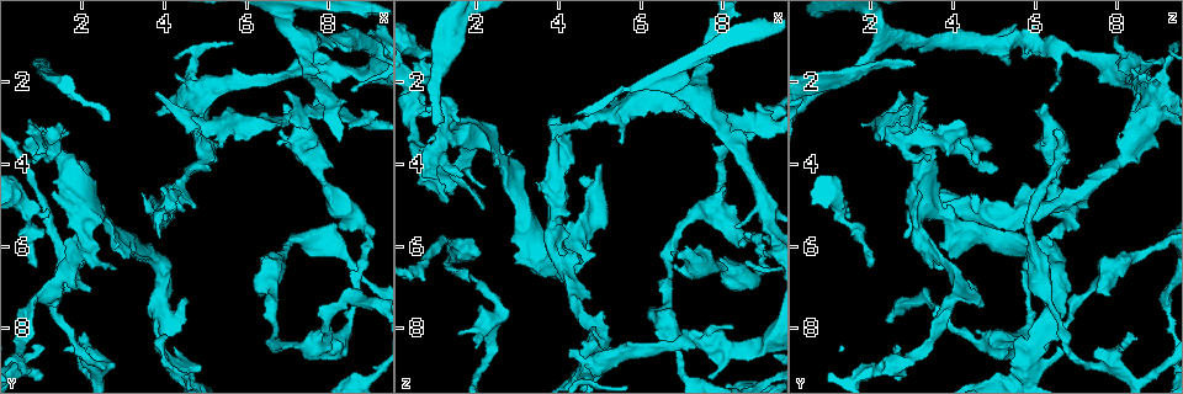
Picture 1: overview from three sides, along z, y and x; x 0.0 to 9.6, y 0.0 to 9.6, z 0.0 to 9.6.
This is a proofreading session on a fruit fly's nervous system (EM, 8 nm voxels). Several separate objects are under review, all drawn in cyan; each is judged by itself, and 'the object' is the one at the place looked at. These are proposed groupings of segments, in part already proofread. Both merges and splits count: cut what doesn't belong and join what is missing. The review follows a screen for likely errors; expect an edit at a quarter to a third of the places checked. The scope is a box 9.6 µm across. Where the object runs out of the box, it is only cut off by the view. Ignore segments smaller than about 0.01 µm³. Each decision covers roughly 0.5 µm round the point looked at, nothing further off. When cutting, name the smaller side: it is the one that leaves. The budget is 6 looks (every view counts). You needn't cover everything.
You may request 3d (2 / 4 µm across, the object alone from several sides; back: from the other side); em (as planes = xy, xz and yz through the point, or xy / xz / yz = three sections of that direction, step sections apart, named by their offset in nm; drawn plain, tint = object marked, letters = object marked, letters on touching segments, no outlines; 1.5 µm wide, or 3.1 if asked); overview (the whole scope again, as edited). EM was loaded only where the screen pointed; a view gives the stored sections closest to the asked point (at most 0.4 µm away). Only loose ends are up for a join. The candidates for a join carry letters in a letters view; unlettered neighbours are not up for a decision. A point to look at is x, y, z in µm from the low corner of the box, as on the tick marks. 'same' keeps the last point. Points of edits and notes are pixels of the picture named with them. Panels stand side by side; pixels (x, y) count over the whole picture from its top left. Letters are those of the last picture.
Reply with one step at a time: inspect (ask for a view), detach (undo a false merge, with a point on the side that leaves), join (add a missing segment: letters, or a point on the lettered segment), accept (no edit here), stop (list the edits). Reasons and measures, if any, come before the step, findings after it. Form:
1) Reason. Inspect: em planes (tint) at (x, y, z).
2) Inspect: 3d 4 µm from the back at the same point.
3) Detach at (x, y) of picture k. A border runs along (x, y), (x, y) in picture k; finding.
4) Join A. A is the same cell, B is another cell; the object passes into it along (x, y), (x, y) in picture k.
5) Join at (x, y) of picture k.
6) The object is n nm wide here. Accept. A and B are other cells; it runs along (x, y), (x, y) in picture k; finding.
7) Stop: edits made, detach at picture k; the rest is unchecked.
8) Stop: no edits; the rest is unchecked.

Sharp bend. Inspect: em planes (plain) at (4.00, 5.15, 6.20).

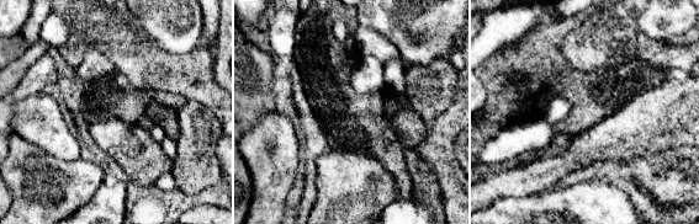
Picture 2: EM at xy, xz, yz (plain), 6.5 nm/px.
Inspect: em planes (tint) at the same point.

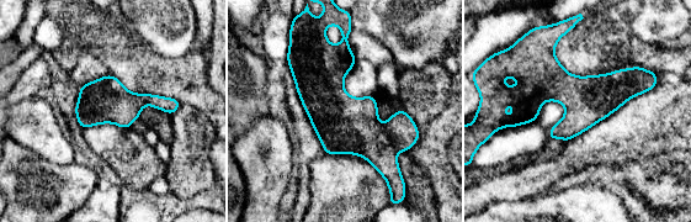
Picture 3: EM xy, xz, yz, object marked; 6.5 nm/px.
See the neighbours. Inspect: em planes (letters) at the same point.

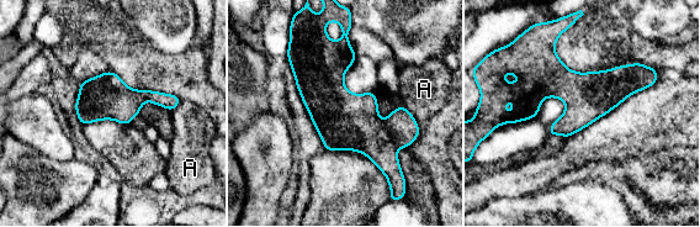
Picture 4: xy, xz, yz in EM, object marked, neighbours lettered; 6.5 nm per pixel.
The longest contact is with A, 180 nm. Accept. A is another cell; a border runs along (402, 104), (418, 125) in picture 4; all the same cell.

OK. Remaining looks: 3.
Side arm on a straight run. Inspect: 3d 4 µm at (4.05, 8.45, 6.05).

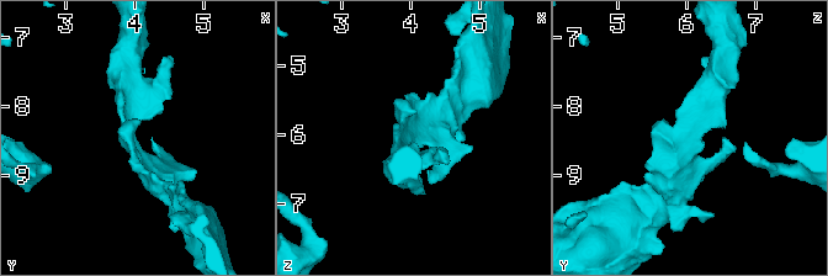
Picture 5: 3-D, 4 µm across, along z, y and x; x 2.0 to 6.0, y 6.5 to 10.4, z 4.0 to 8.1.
Shape alone is not enough. Inspect: em planes (letters) at (4.00, 8.55, 6.05).

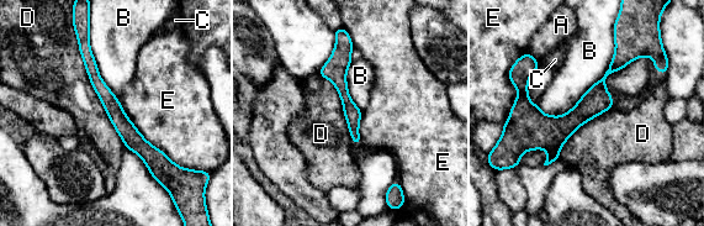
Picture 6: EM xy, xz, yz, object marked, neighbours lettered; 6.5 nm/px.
The object is 110 nm wide here. Accept. A, B, C, D and E are other cells; it runs along (83, 45), (117, 117), (160, 168) in picture 6; all the same cell.

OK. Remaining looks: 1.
Stop: no edits; the rest is unchecked.

